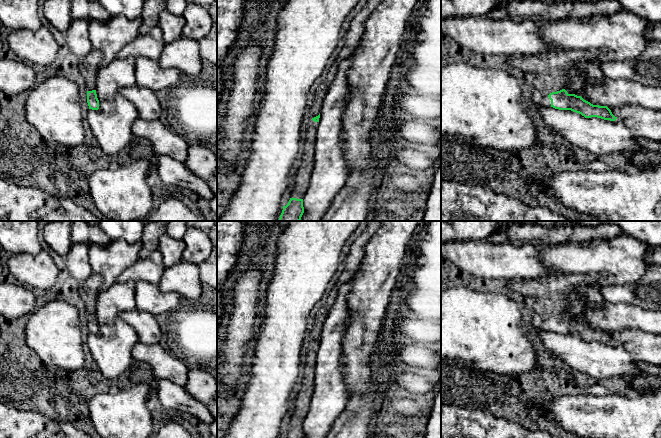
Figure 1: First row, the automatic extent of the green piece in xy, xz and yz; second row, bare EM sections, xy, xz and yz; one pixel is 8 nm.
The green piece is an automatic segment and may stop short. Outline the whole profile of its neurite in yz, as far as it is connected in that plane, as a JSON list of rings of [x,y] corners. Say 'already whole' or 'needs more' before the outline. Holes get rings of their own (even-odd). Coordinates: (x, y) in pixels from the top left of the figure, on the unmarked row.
needs more; [[[558,273],[538,279],[512,280],[508,286],[531,311],[534,328],[571,334],[585,342],[617,343],[607,330],[593,329],[569,313],[569,298],[573,294],[591,304],[607,302],[601,293],[602,286],[594,284],[592,276]]]

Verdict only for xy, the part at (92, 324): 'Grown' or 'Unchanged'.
Grown

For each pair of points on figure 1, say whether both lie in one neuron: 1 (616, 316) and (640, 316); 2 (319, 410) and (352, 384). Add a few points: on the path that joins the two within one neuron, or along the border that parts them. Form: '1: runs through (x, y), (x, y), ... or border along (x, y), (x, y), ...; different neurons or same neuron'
1: runs through (622, 316), (634, 316); same neuron
2: border along (341, 365), (348, 398); different neurons

